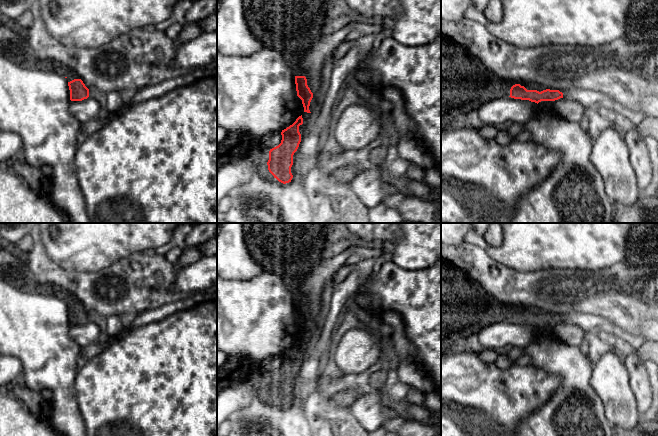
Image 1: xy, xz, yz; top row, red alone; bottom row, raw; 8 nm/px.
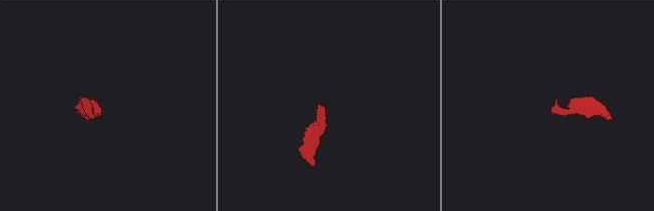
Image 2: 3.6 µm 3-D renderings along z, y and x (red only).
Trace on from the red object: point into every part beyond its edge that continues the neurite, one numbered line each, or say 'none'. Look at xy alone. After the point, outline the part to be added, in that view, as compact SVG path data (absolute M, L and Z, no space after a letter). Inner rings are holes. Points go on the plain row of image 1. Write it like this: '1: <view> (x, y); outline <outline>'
1: xy (59, 292); outline M54 287L53 288L53 294L56 295L57 297L63 299L68 306L74 304L74 303L80 303L79 300L74 297L71 293L68 291L60 288L60 287Z

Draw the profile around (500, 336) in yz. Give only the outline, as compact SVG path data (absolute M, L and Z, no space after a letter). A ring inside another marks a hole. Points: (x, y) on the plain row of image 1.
M503 321L481 329L477 335L485 350L506 351L511 347L525 347L536 336L537 327L529 324Z

